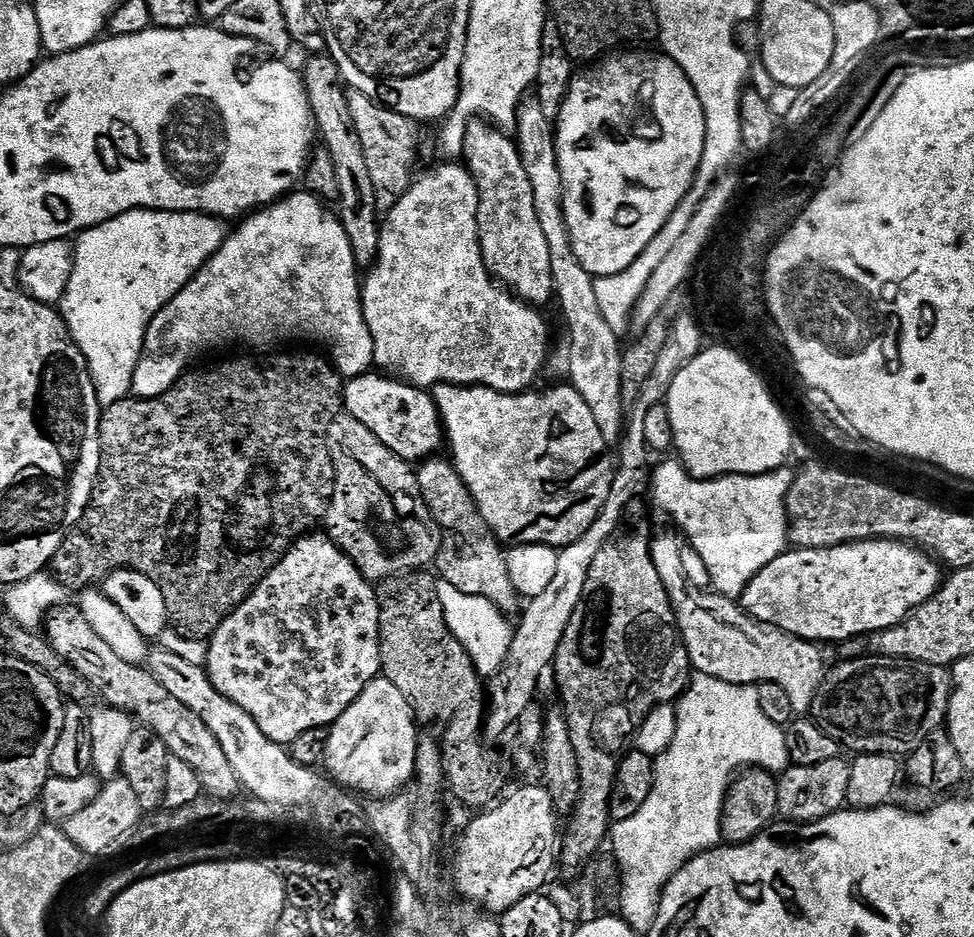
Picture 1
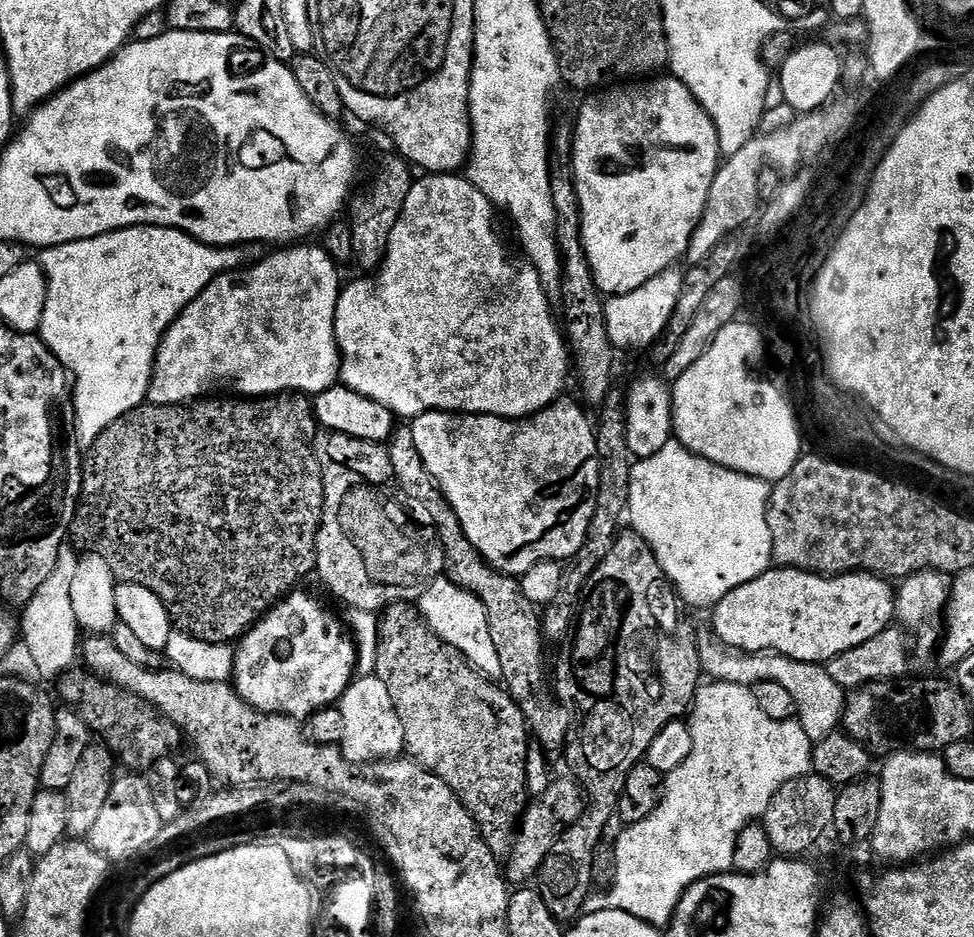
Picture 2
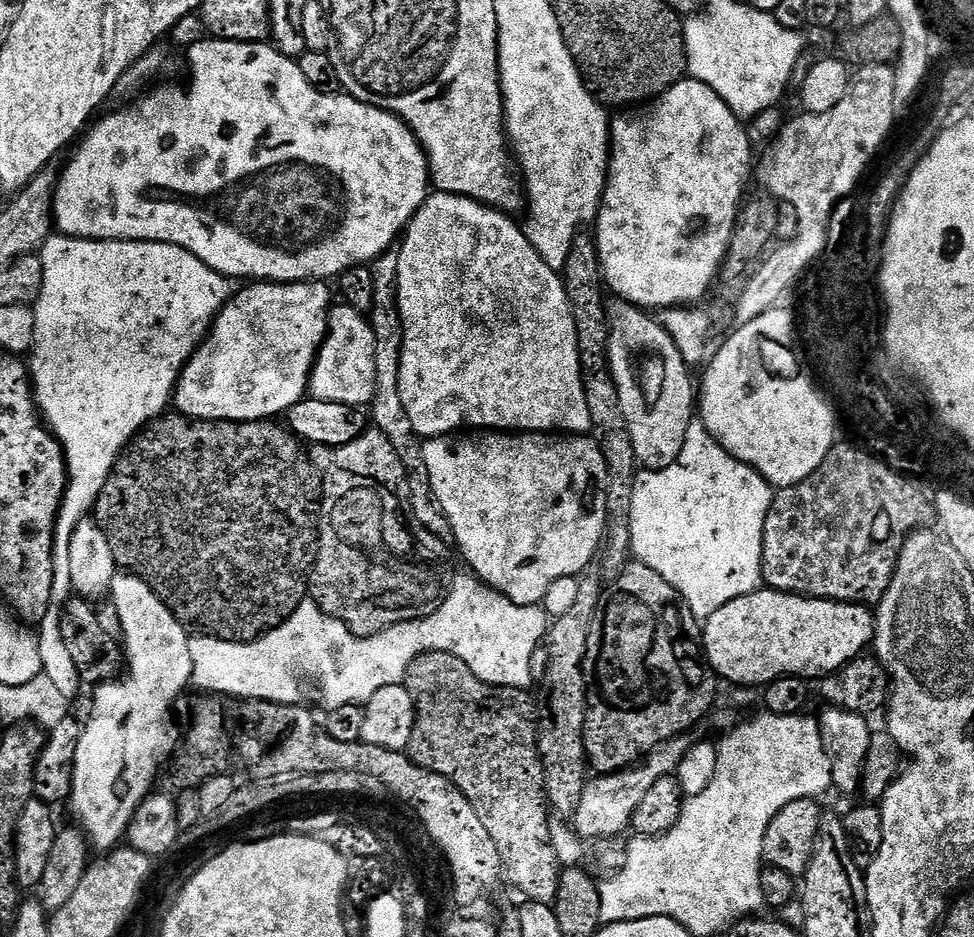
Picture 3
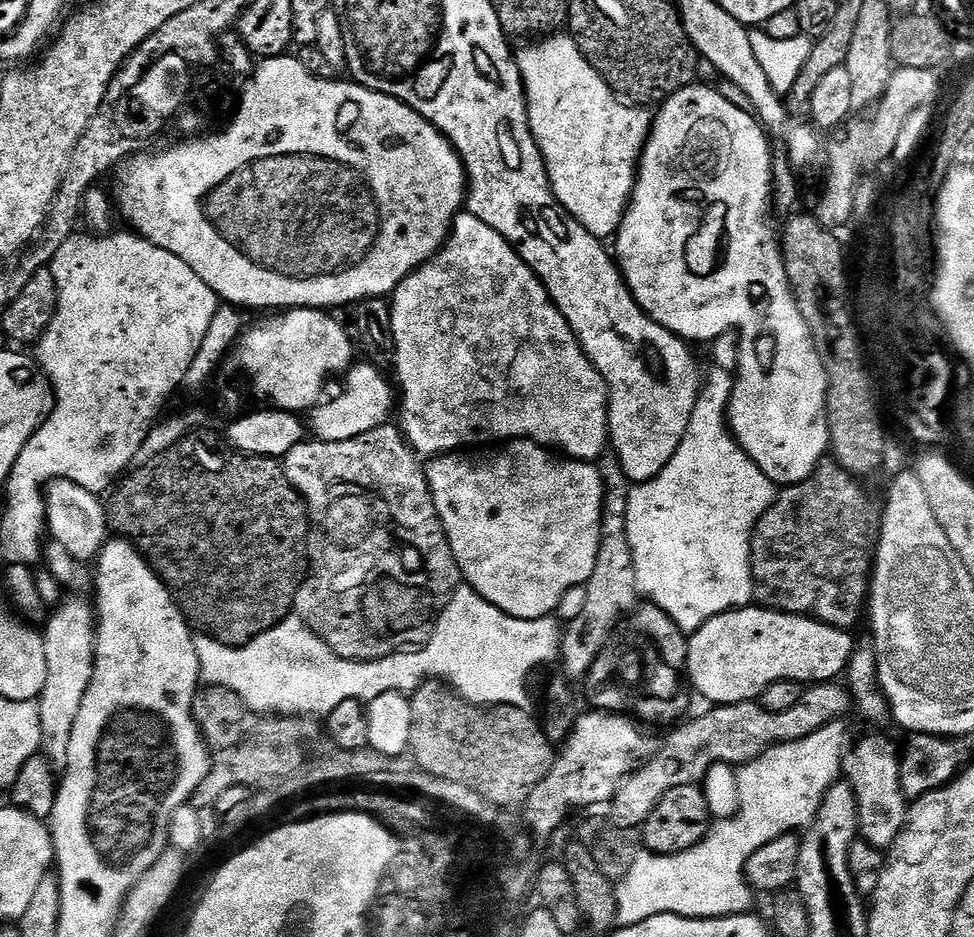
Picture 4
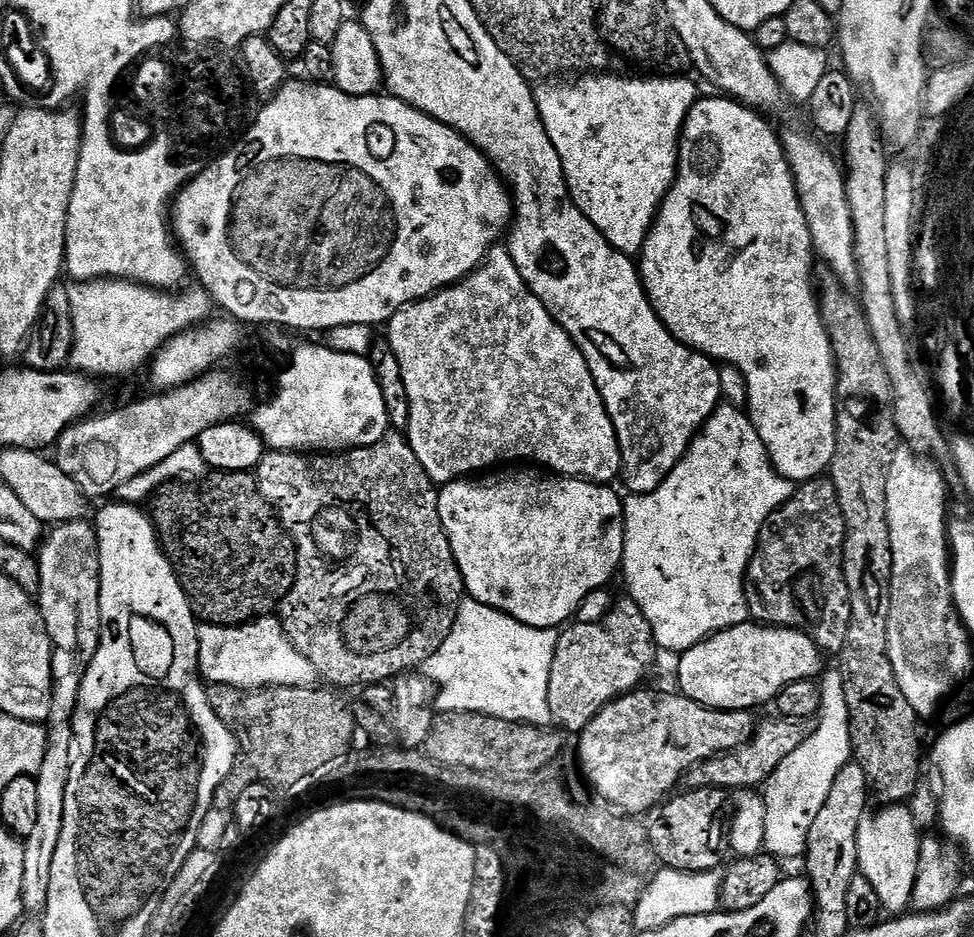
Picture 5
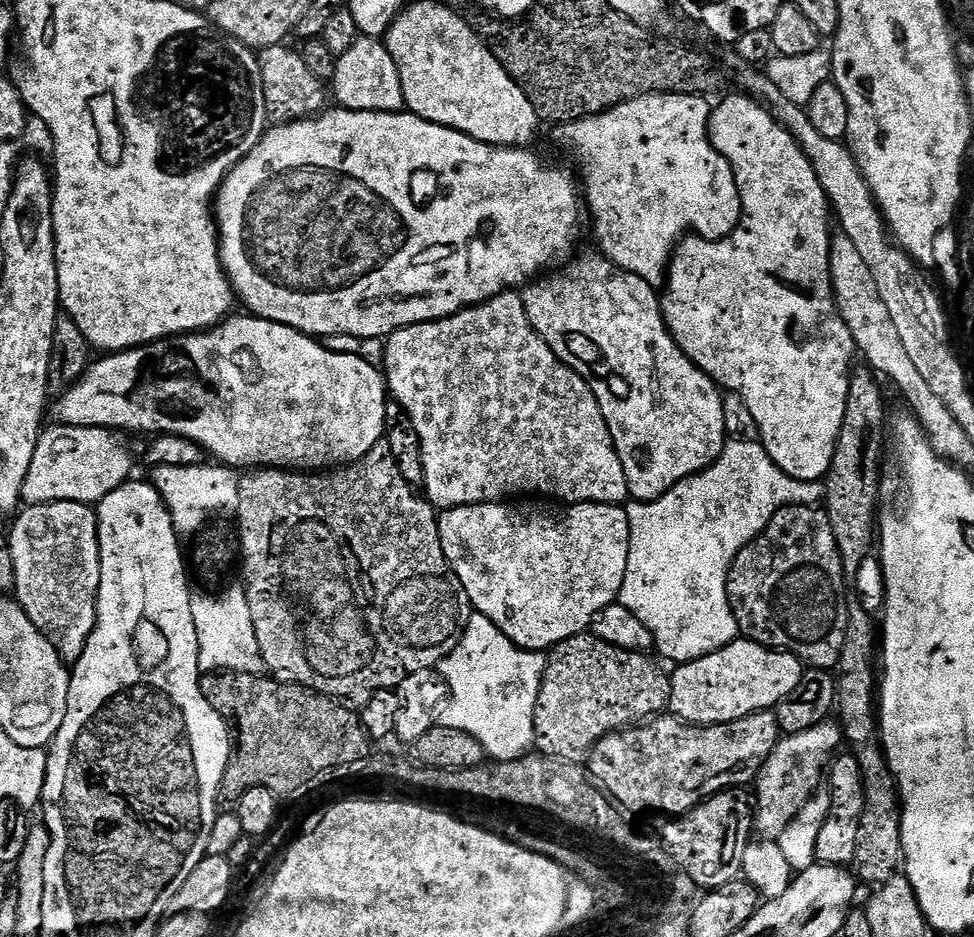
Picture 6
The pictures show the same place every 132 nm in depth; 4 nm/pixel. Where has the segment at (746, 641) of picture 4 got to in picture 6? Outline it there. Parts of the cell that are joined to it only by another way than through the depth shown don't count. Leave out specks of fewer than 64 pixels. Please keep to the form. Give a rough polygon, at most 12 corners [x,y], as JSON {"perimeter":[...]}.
{"perimeter":[[737,638],[671,673],[671,711],[729,724],[806,675],[791,650]]}

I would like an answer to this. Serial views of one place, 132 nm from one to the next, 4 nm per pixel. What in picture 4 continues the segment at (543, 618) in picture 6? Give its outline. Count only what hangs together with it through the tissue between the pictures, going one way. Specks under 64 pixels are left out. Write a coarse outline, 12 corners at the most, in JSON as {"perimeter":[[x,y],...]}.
{"perimeter":[[431,457],[461,577],[519,620],[594,574],[595,463]]}

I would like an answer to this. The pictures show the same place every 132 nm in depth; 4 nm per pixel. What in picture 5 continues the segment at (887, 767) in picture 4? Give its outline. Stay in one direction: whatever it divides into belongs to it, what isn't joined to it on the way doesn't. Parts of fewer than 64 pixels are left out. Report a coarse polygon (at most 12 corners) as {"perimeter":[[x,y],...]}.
{"perimeter":[[903,803],[865,814],[858,872],[885,913],[912,902],[922,836]]}

